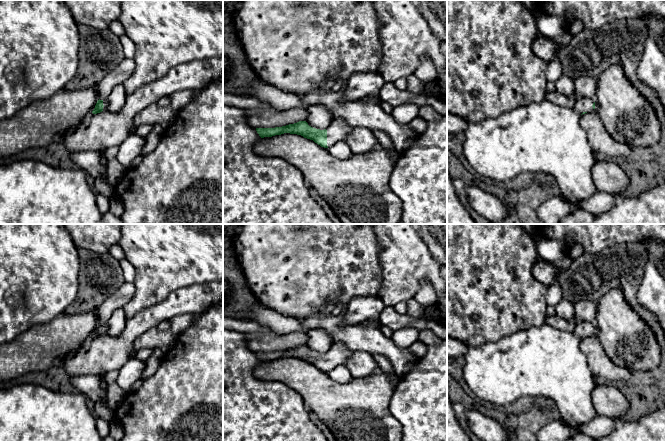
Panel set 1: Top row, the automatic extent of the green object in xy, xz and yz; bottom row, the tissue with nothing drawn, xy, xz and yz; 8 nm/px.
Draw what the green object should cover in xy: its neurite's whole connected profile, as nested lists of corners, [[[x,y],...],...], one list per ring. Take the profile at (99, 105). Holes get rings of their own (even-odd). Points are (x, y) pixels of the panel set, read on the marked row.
[[[107,99],[105,100],[98,100],[96,105],[95,105],[95,108],[94,110],[92,111],[93,114],[97,114],[97,113],[100,113],[102,111],[106,111],[107,110],[107,106],[108,106],[108,101]]]

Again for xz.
[[[343,119],[331,120],[327,129],[320,130],[308,125],[306,121],[299,121],[275,128],[256,128],[261,138],[272,137],[284,133],[301,135],[304,138],[313,140],[321,147],[328,148],[335,143],[343,141],[347,135],[353,130]]]

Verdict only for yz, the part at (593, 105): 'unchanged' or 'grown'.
grown

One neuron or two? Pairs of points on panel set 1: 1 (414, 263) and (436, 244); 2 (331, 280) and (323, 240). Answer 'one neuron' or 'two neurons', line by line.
1: two neurons
2: one neuron

